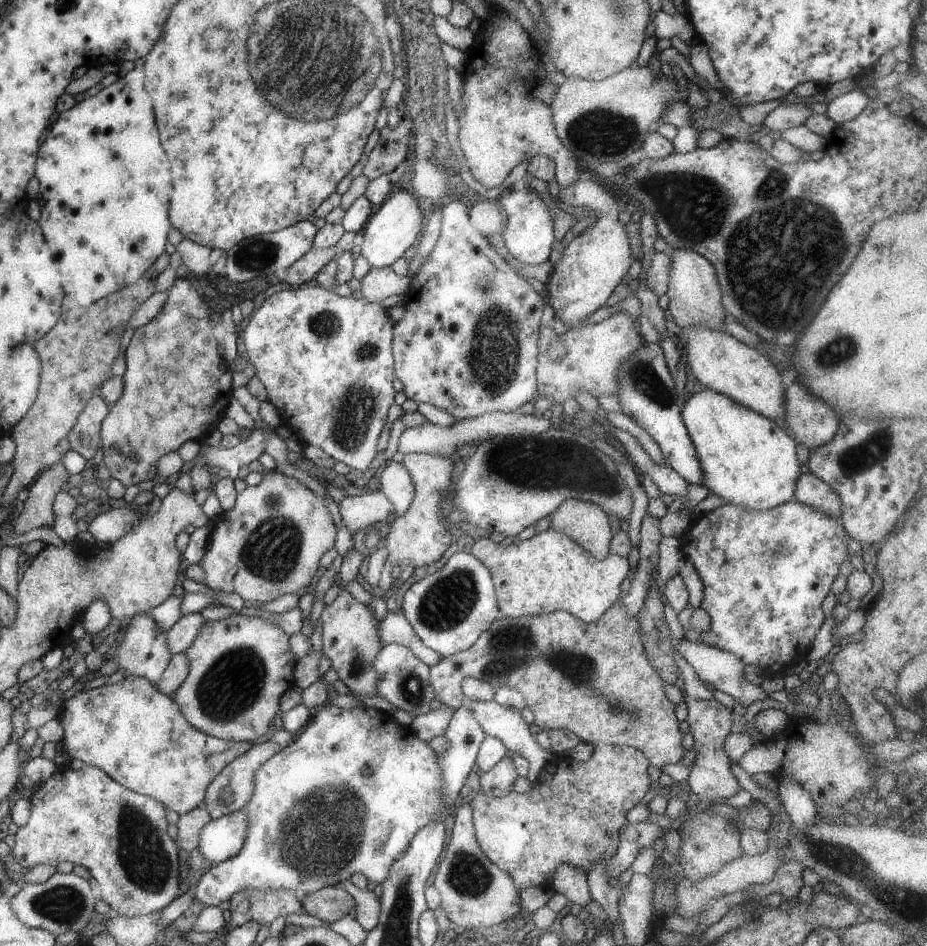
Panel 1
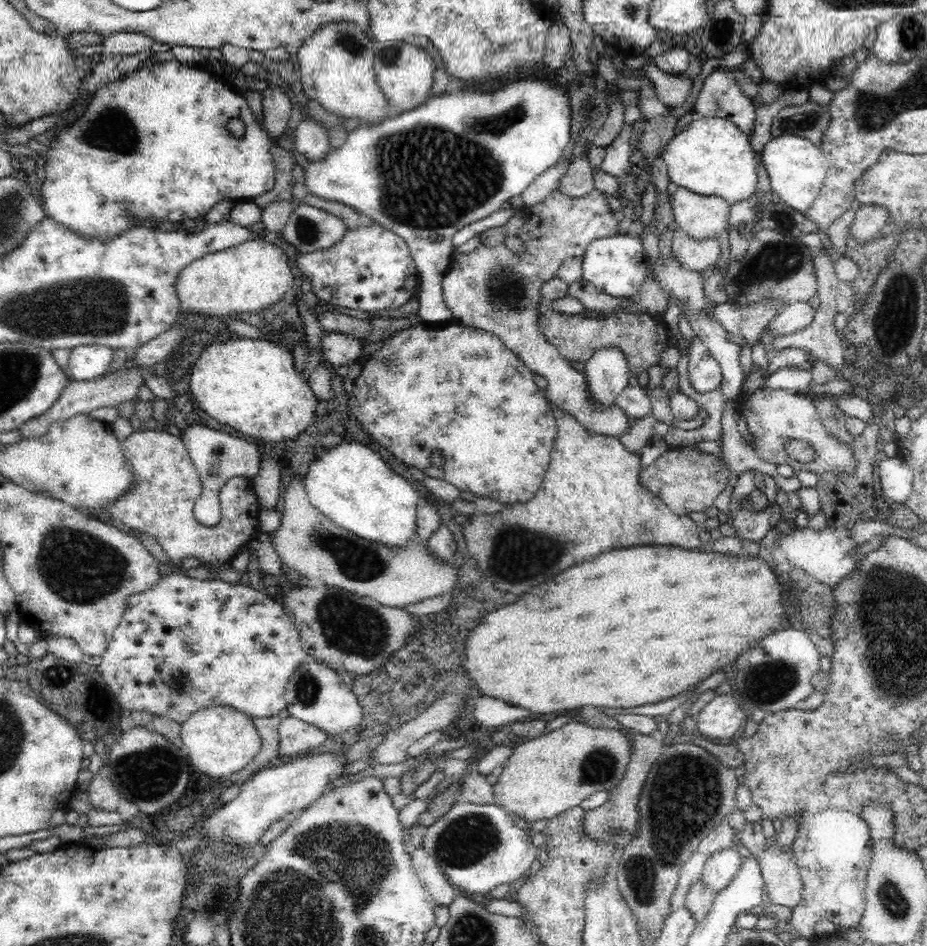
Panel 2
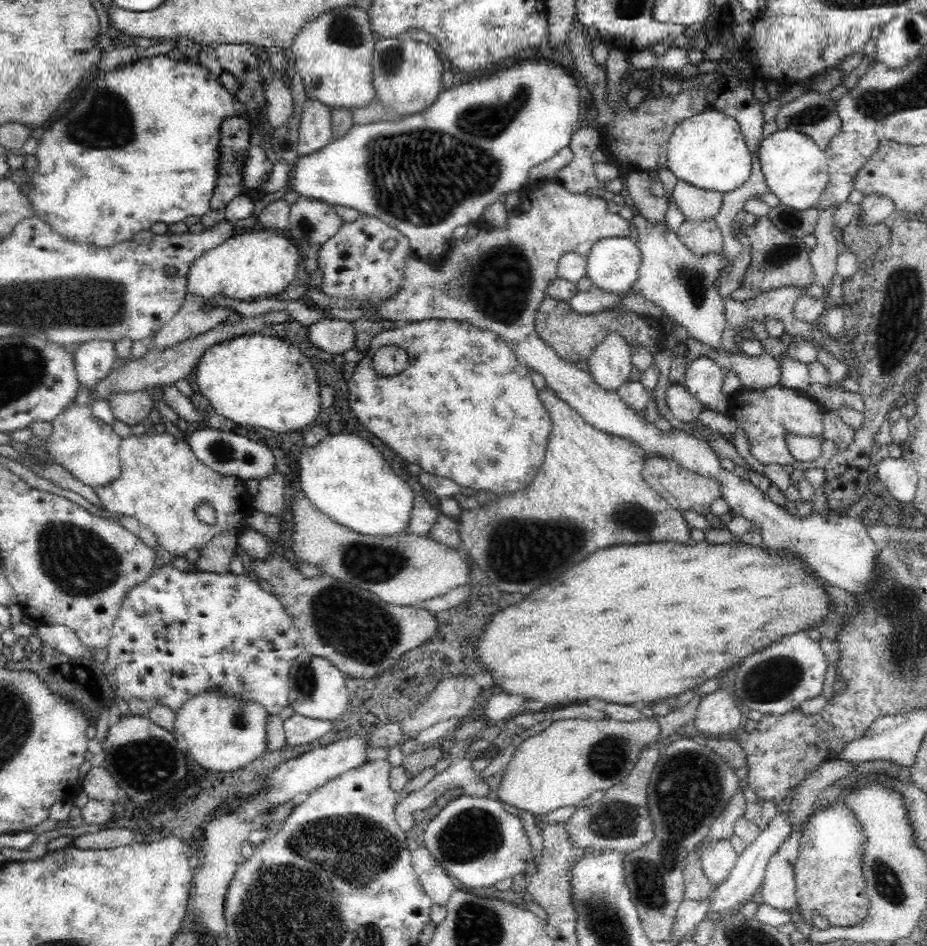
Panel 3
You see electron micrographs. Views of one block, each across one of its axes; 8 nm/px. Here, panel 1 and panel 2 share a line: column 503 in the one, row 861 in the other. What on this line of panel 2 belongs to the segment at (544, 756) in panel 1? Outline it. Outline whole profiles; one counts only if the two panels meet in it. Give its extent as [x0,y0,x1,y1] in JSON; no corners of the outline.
[701,846,743,895]

